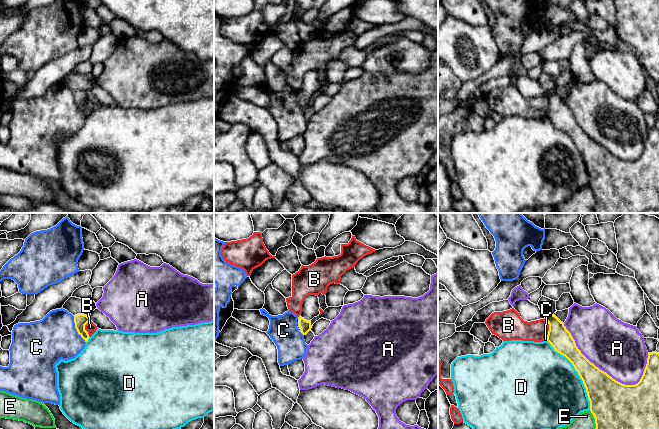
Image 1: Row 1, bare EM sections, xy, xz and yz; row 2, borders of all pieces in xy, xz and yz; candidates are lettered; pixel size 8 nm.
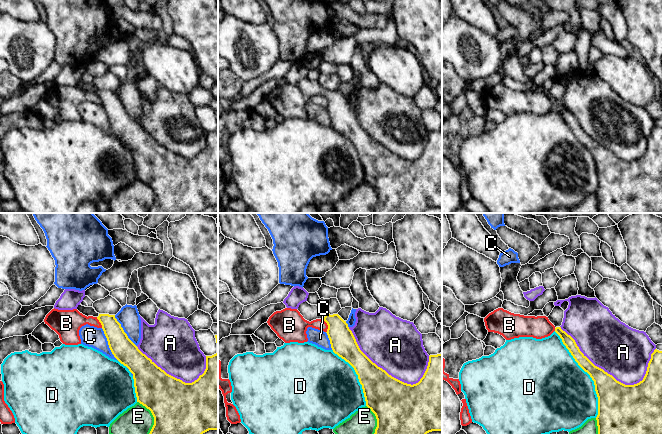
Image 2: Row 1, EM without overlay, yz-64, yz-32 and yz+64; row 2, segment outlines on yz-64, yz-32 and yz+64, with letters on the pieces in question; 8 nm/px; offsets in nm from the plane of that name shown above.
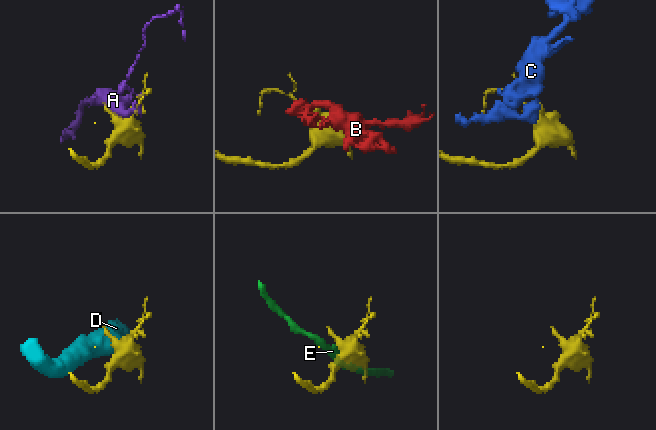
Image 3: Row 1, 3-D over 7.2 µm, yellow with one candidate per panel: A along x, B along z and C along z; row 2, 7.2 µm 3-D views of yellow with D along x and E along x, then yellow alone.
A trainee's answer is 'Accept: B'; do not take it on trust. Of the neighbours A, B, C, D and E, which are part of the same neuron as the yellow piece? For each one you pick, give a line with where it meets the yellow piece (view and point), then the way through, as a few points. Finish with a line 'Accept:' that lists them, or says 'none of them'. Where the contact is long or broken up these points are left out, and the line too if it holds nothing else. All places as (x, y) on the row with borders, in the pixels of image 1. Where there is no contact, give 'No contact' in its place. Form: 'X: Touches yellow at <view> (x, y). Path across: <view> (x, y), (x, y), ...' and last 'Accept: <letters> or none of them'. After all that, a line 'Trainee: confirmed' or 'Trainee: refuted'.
Accept: none of them
Trainee: refuted

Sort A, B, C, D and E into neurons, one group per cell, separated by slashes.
A / B / C / D / E

